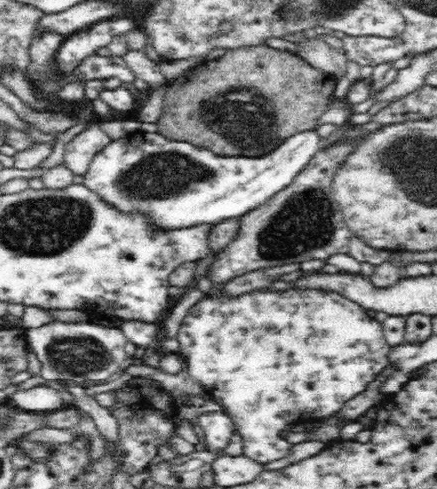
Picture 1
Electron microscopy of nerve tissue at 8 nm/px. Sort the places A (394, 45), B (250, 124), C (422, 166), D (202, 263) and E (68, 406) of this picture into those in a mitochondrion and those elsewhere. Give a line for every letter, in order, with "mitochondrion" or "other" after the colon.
A: other
B: mitochondrion
C: mitochondrion
D: other
E: other

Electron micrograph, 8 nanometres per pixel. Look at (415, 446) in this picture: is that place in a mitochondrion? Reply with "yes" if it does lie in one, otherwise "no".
no

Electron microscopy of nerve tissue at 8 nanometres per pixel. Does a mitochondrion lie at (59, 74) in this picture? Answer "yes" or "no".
no

